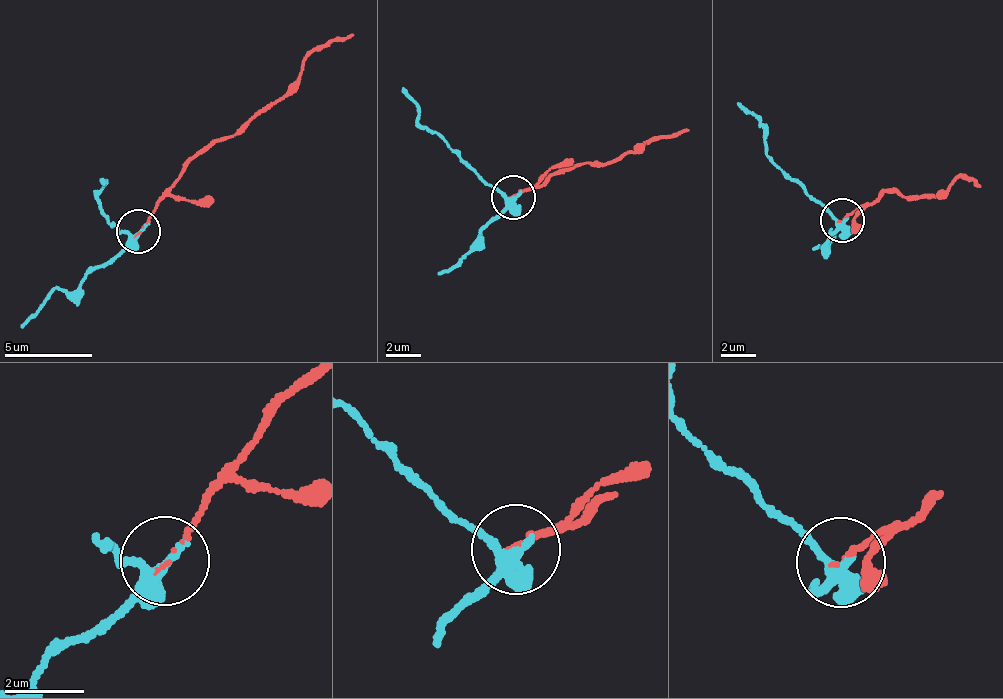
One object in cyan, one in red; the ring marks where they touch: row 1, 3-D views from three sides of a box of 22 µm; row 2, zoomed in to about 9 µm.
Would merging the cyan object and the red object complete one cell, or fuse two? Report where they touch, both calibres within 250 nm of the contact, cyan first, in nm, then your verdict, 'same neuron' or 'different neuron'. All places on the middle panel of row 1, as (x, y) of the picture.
(513, 197) | 320/70 nm | different neuron

